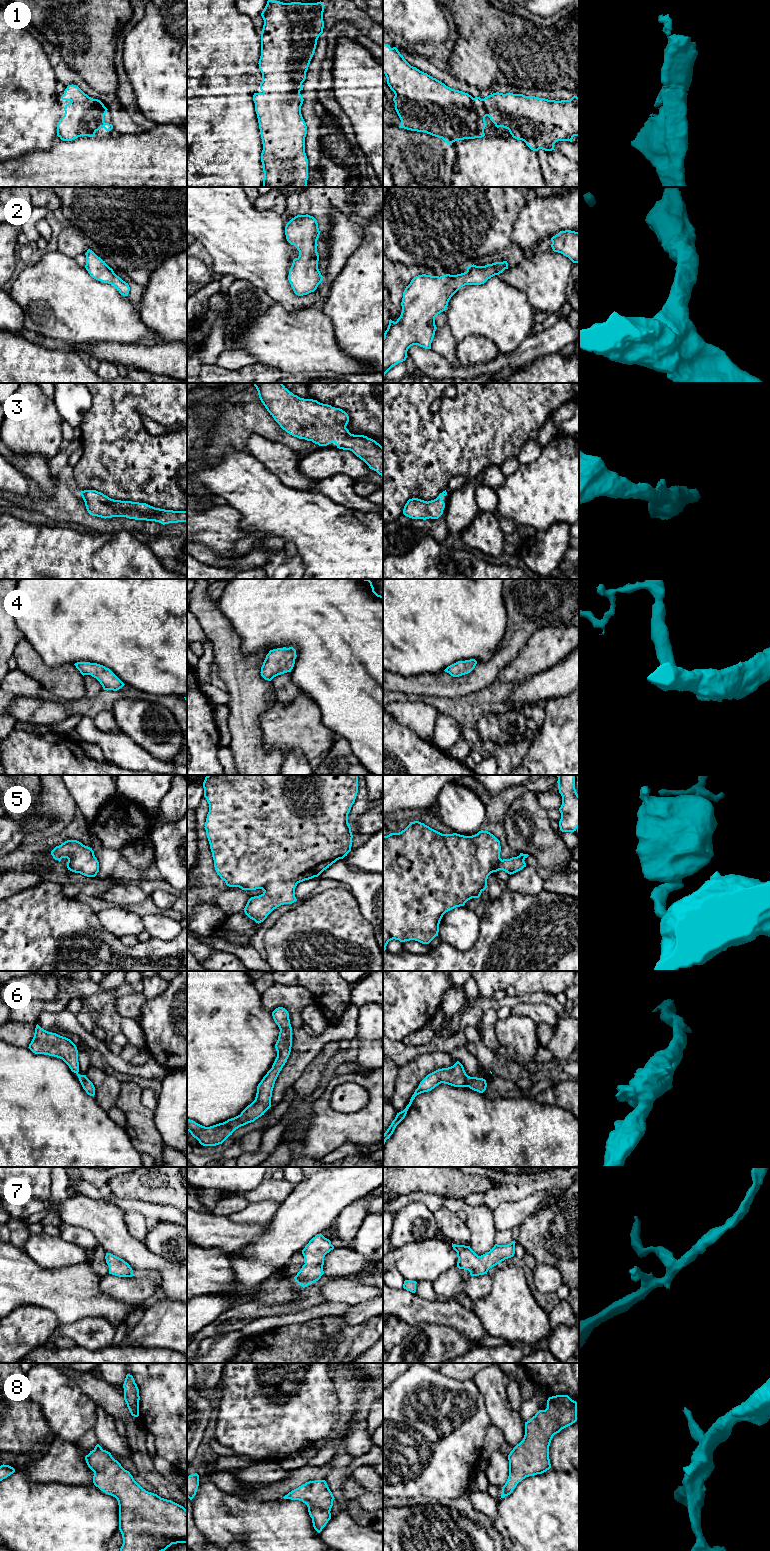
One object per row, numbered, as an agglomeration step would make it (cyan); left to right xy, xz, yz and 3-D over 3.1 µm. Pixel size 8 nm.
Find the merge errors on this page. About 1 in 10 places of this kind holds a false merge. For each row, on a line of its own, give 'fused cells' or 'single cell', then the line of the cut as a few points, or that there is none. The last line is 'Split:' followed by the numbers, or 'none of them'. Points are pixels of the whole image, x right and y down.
1: single cell | no cut
2: single cell | no cut
3: single cell | no cut
4: single cell | no cut
5: single cell | no cut
6: single cell | no cut
7: single cell | no cut
8: single cell | no cut
Split: none of them

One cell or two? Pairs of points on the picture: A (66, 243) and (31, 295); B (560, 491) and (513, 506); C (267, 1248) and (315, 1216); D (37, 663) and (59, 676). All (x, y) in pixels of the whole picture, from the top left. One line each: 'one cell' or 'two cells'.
A: two cells
B: one cell
C: one cell
D: one cell

